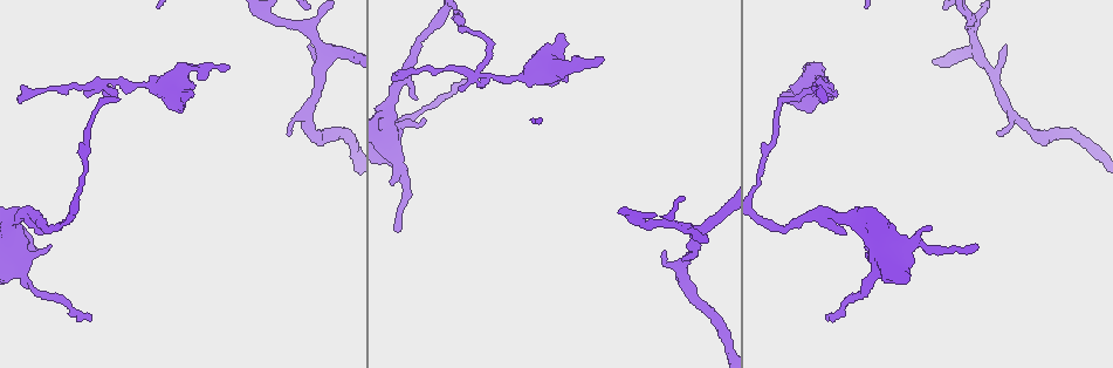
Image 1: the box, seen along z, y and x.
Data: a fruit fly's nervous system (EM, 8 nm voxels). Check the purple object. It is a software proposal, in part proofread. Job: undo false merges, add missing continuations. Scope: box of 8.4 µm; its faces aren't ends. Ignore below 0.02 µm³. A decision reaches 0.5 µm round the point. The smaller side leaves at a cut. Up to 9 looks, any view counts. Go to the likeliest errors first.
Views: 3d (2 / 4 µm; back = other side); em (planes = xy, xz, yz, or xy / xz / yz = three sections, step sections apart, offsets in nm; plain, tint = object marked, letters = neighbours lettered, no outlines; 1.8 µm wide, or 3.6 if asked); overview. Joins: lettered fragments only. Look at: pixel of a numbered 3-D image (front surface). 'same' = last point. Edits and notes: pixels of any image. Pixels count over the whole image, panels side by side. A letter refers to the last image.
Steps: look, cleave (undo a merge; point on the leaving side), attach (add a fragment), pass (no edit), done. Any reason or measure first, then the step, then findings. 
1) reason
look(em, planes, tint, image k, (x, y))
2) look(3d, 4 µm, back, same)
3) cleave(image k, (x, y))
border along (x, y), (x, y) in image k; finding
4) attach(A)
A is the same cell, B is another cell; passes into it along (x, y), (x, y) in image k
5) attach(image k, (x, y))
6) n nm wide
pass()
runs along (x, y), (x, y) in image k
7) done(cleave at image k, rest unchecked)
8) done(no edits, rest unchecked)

thick turns thin
look(em, planes, tint, image 1, (820, 83))

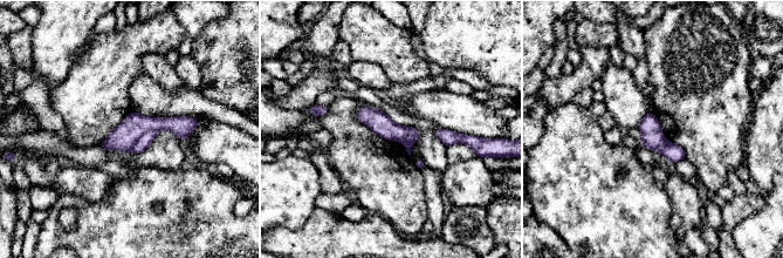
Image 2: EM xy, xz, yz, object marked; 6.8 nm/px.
look(em, planes, letters, same)

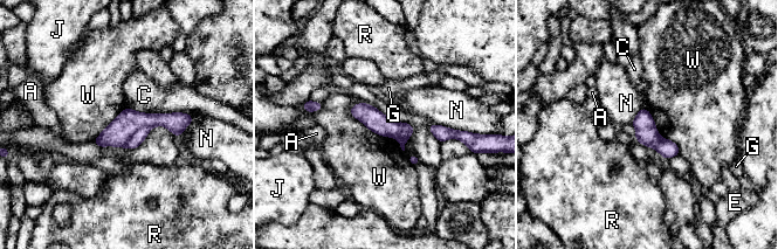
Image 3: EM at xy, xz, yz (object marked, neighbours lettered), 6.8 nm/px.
W touches over 480 nm
cleave(image 3, (128, 122))
A, C, E, G, J, N, R and W are other cells; a second cell is stuck on

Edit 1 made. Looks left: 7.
branch point
look(3d, 4 µm, image 1, (321, 58))

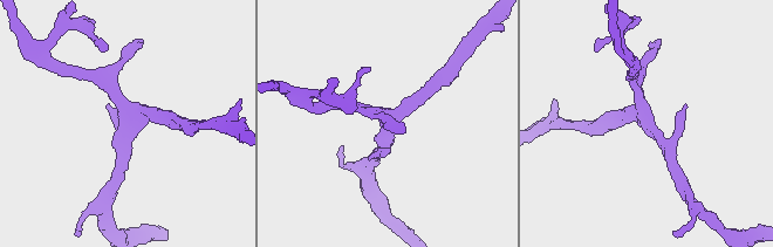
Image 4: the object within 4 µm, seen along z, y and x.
shape alone is not enough
look(em, yz, step 4, letters, image 4, (127, 123))

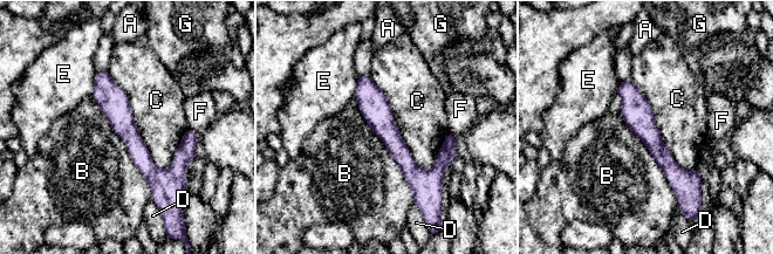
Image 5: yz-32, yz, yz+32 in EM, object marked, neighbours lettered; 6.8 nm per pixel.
pass()
A, B, C, D, E, F and G are other cells; border along (91, 95), (148, 182), (151, 198) in image 5; one cell here

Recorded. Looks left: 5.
an open end
look(em, planes, letters, image 1, (49, 245))

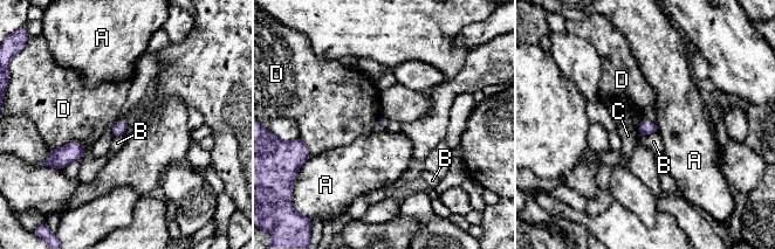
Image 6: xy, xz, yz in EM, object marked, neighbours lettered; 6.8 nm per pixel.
pass()
A, B, C and D are other cells; border along (86, 146), (66, 143), (50, 150) in image 6; no lettered fragment goes on from it

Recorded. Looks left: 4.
free end
look(em, yz, step 8, letters, image 1, (290, 135))

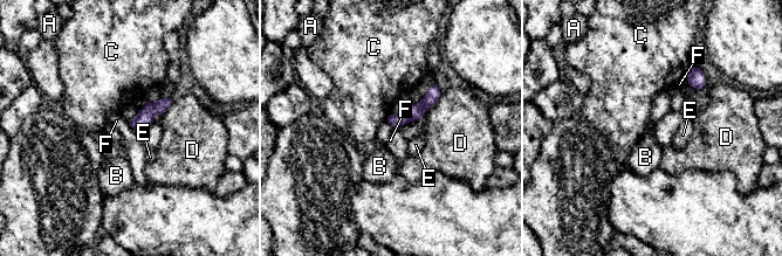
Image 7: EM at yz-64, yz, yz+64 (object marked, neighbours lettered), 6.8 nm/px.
cut it another way
look(em, planes, letters, same)

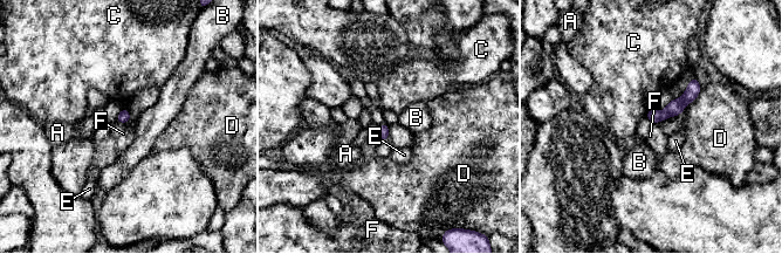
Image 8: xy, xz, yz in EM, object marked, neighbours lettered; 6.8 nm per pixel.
F touches over 180 nm
pass()
A, B, C, D, E and F are other cells; none of them fits

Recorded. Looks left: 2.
done(cleave at image 3, rest unchecked)

